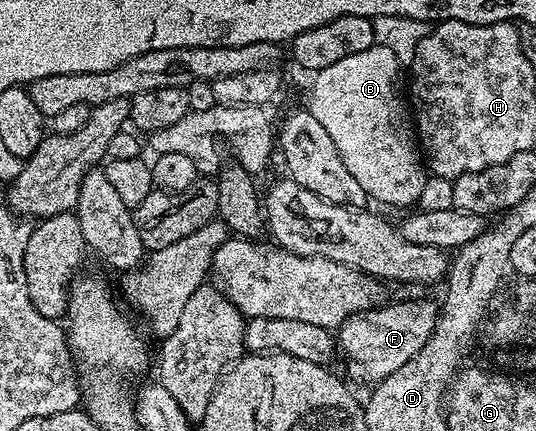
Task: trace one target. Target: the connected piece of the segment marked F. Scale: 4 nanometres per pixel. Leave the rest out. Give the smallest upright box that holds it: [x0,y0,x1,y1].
[339,300,439,386]

